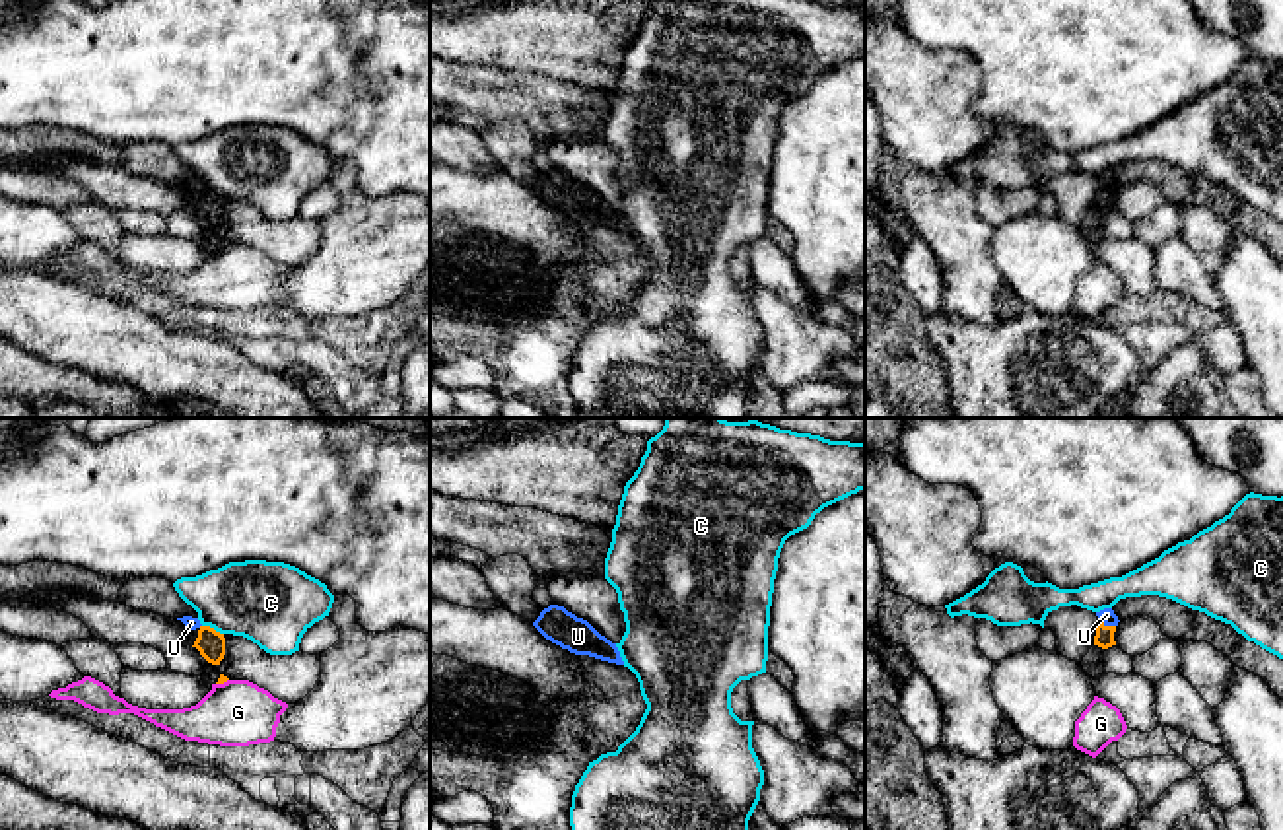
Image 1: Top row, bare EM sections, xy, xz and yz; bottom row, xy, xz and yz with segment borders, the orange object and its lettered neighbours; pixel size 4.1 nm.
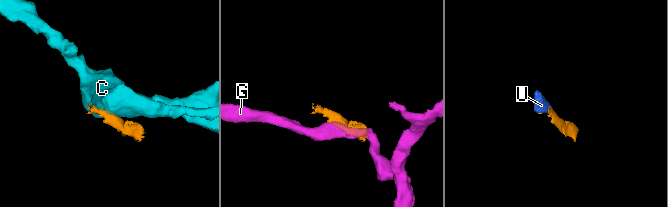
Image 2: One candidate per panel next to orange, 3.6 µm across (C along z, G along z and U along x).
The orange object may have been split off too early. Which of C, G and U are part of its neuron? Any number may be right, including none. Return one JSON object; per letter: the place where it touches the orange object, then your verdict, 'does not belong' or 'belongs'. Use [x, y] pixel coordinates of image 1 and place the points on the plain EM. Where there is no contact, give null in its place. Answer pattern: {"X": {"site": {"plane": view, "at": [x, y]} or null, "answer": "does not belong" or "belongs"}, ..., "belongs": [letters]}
{"C": {"site": {"plane": "xy", "at": [212, 193]}, "answer": "does not belong"}, "G": {"site": {"plane": "xy", "at": [222, 247]}, "answer": "does not belong"}, "U": {"site": {"plane": "yz", "at": [1107, 191]}, "answer": "belongs"}, "belongs": ["U"]}

